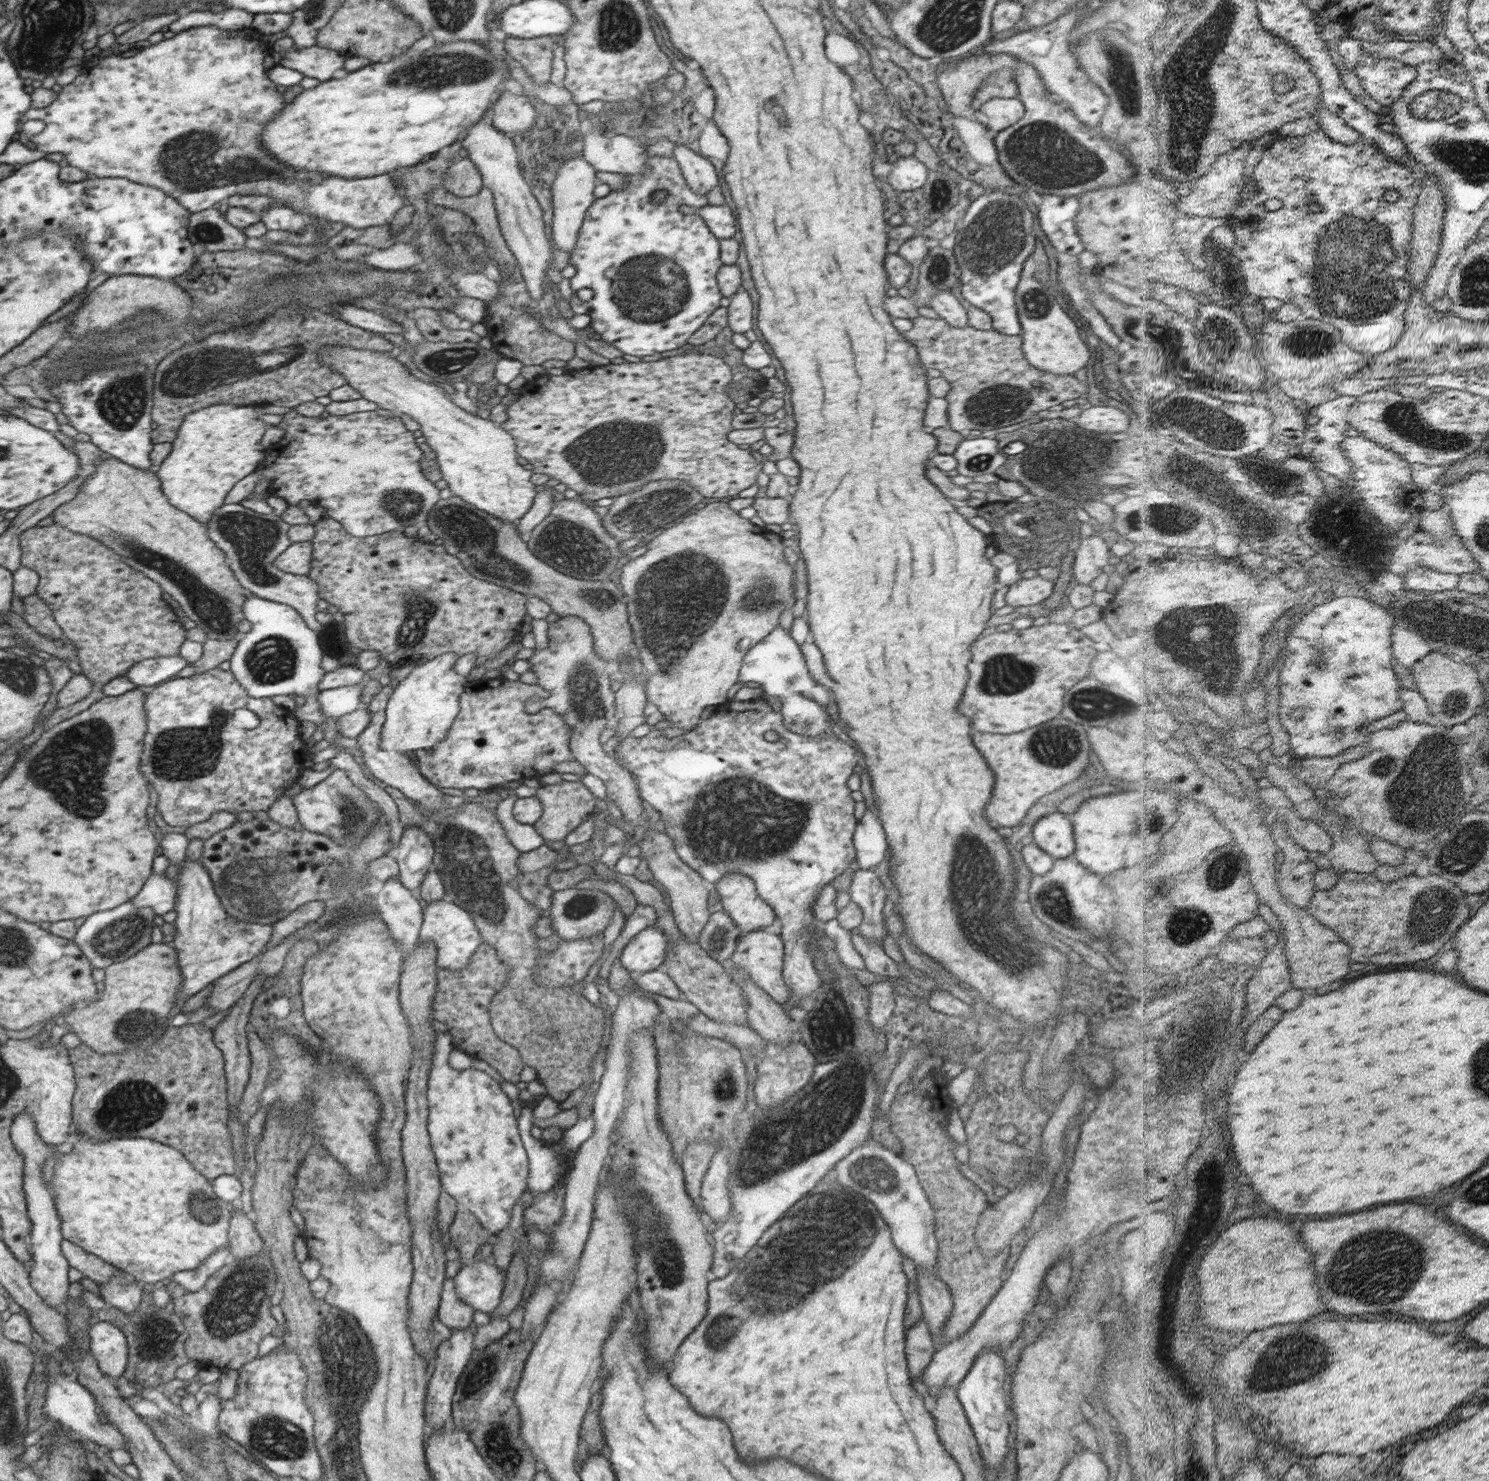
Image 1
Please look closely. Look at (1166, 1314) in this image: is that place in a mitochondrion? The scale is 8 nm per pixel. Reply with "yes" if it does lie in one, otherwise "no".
no

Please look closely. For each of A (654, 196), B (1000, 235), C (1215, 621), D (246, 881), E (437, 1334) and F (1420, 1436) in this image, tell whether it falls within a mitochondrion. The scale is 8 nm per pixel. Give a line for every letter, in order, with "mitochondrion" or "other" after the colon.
A: other
B: mitochondrion
C: mitochondrion
D: mitochondrion
E: other
F: other

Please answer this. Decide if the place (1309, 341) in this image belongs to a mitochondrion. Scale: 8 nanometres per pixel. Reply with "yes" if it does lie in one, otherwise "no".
yes

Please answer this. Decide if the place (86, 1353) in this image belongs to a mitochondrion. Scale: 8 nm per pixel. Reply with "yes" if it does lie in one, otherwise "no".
no

